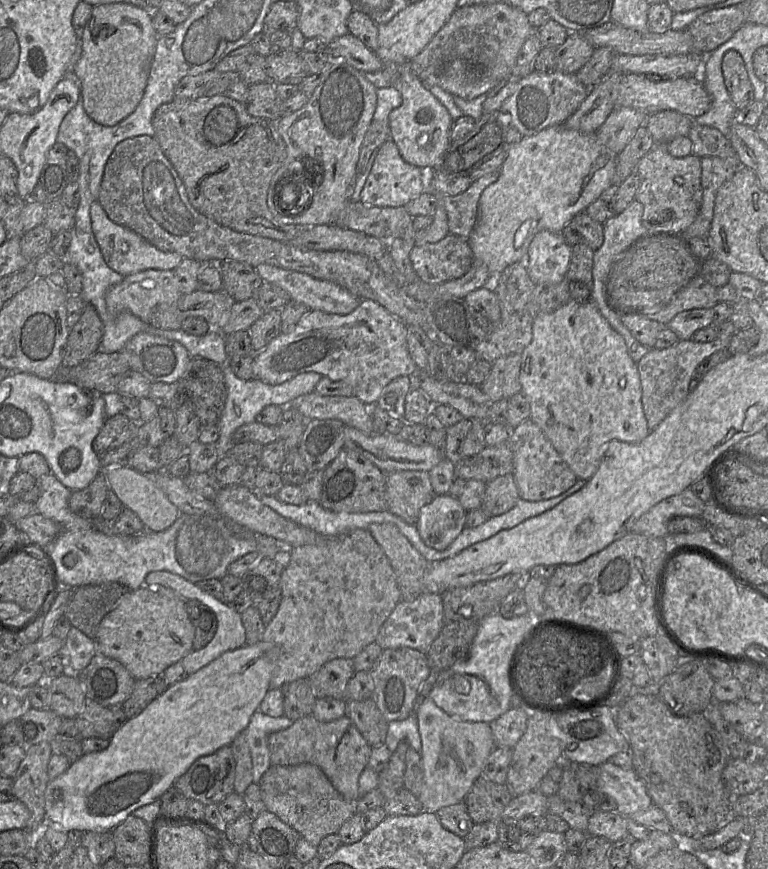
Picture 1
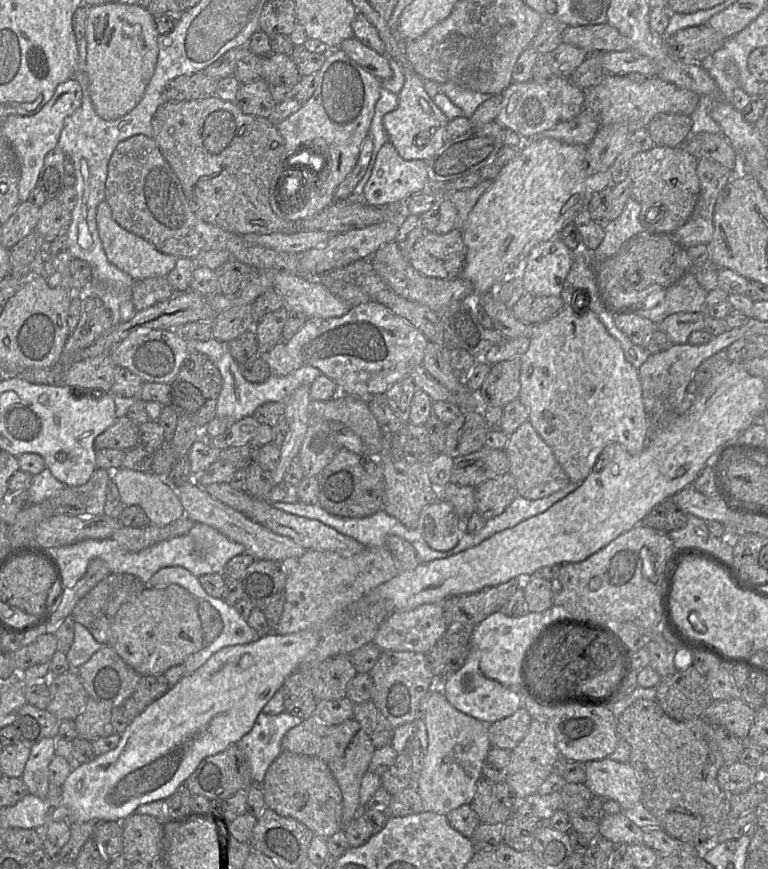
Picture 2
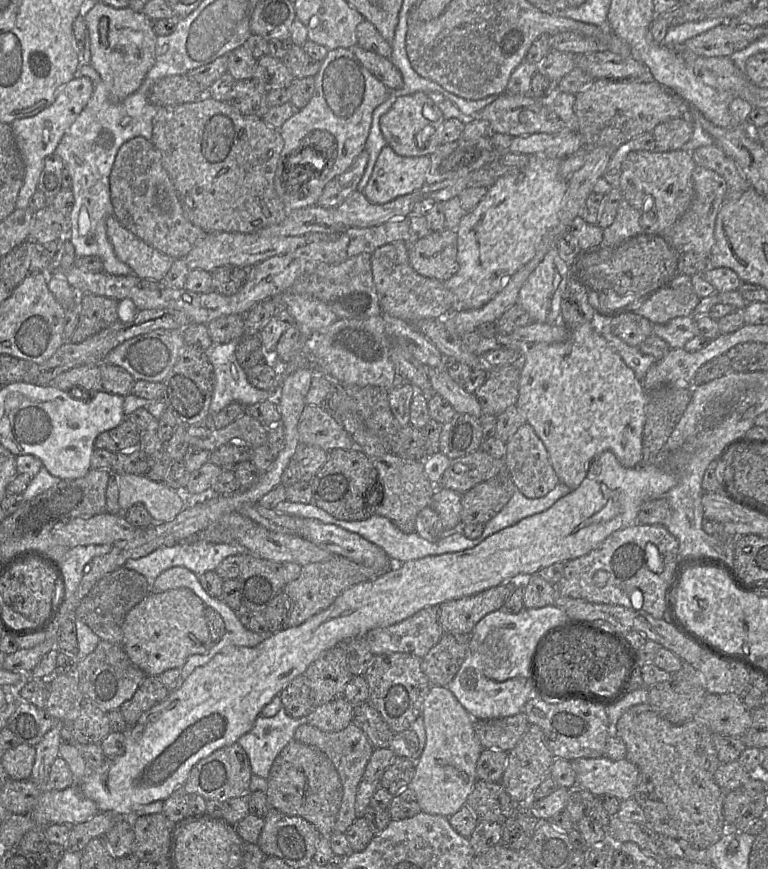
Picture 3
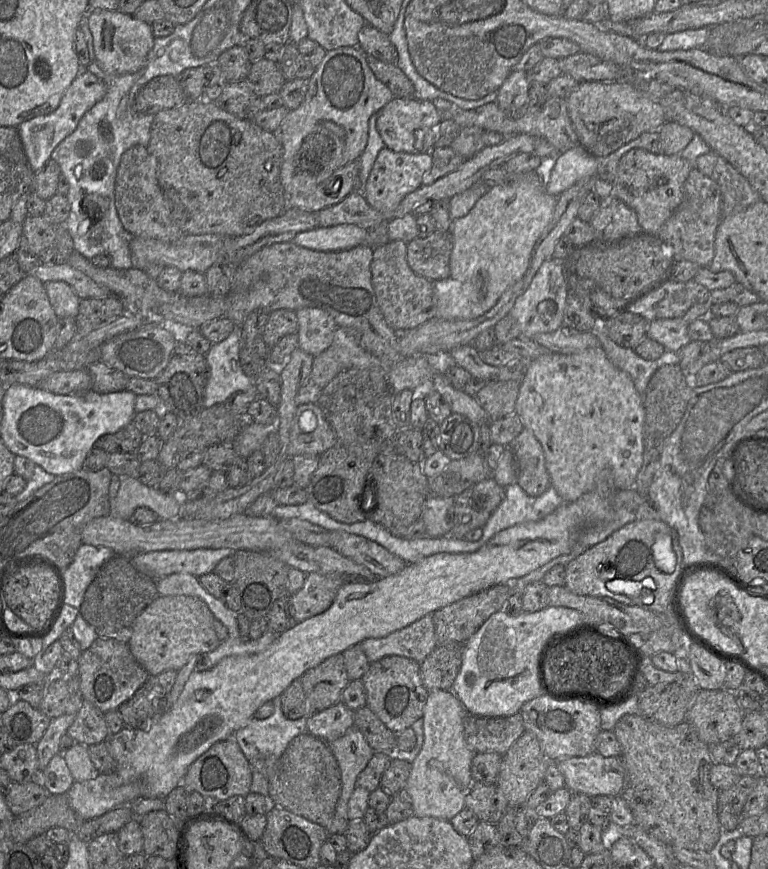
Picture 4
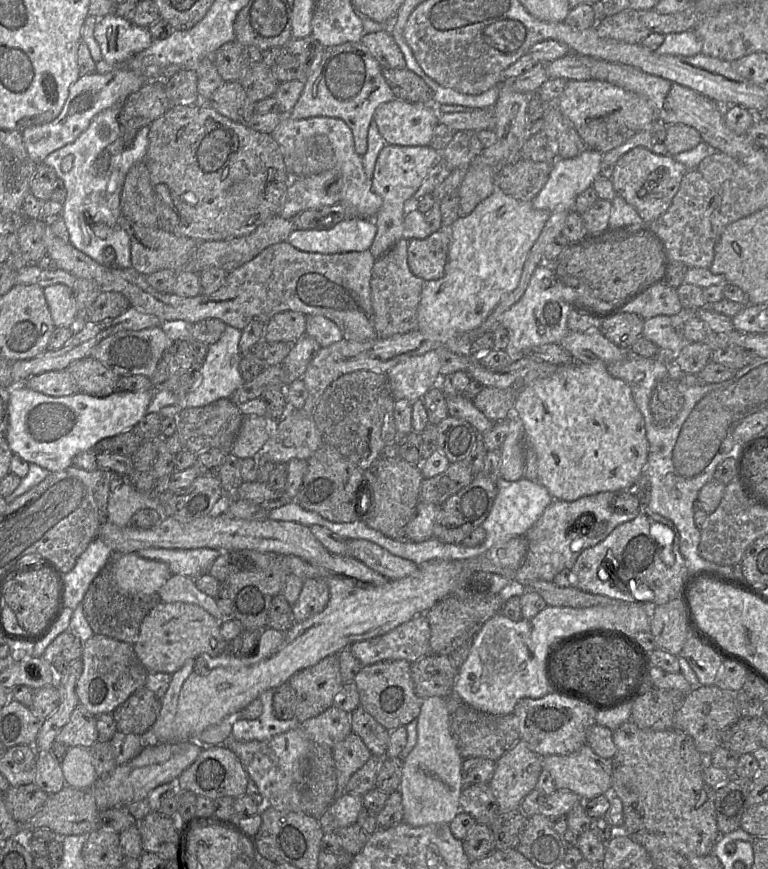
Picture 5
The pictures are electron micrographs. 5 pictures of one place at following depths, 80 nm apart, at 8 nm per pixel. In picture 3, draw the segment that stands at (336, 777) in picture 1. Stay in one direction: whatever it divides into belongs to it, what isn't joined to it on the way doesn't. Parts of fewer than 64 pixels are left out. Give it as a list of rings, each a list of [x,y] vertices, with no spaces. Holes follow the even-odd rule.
[[[355,722],[337,732],[326,732],[306,723],[296,729],[293,740],[318,748],[328,756],[335,766],[343,786],[343,797],[334,833],[345,833],[358,817],[355,810],[356,794],[359,784],[363,780],[367,763],[373,754],[374,747],[363,730]]]

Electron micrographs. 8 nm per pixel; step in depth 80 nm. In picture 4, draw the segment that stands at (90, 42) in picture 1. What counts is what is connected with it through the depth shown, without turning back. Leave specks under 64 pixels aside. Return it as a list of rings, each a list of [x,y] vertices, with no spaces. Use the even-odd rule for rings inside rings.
[[[89,10],[86,22],[93,36],[96,62],[105,73],[136,73],[145,67],[155,40],[151,24],[118,10]]]

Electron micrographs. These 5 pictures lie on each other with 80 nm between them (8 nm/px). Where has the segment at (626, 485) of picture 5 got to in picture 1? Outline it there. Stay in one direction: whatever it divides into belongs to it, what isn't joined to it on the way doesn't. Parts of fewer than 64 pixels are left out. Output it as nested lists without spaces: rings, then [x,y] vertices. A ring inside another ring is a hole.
[[[570,299],[568,303],[562,305],[558,309],[552,312],[539,313],[534,317],[531,342],[521,353],[519,379],[521,383],[521,393],[530,403],[531,413],[529,419],[540,427],[554,449],[579,480],[587,481],[595,474],[599,467],[601,452],[603,451],[603,446],[605,444],[612,440],[638,443],[650,433],[642,407],[641,382],[637,363],[629,356],[624,338],[610,326],[592,301],[578,303]]]

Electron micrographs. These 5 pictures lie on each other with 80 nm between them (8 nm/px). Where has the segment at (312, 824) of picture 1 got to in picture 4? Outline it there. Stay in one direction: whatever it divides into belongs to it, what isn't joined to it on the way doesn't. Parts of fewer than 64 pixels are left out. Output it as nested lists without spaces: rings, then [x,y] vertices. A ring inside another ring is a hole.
[[[304,733],[294,738],[272,768],[266,767],[268,799],[271,805],[284,808],[326,828],[341,794],[341,772],[328,743]]]

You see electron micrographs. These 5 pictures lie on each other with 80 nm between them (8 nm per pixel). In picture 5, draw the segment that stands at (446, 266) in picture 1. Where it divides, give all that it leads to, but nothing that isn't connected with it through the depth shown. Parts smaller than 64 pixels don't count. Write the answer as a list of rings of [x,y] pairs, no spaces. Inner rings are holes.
[[[445,229],[435,231],[425,239],[409,240],[408,266],[411,272],[425,282],[441,279],[445,274],[450,243],[450,234]]]

